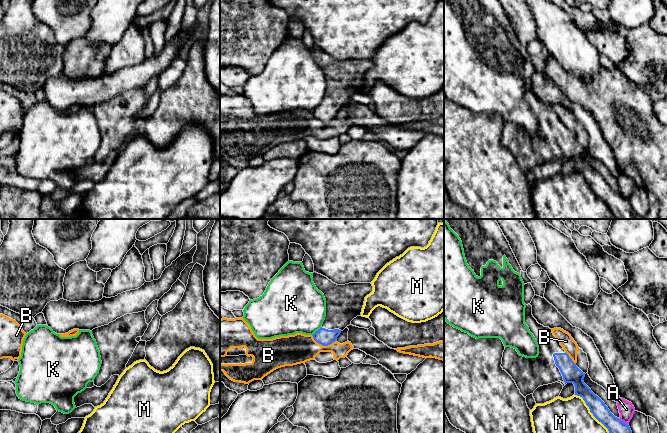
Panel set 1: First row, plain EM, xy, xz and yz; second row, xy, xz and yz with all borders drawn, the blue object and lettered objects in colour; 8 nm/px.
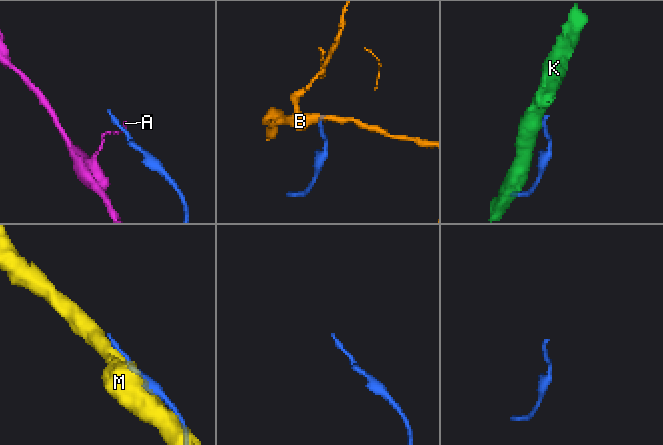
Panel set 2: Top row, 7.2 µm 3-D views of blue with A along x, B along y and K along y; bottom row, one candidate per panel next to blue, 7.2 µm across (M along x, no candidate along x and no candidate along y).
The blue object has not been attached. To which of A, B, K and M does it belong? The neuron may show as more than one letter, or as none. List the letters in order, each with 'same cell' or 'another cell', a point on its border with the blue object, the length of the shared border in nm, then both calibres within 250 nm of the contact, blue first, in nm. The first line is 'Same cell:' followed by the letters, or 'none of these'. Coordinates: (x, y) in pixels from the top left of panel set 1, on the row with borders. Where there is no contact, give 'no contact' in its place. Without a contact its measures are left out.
Same cell: none of these
A: another cell; meets blue in yz at (622, 421); contact 80 nm long; 140 nm thick on the blue side, 120 nm on the other
B: another cell; meets blue in xz at (323, 345); contact 200 nm long; 140 nm thick on the blue side, 240 nm on the other
K: another cell; meets blue in xz at (316, 331); contact 100 nm long; 140 nm thick on the blue side, 420 nm on the other
M: another cell; meets blue in yz at (590, 411); contact 420 nm long; 140 nm thick on the blue side, 280 nm on the other

